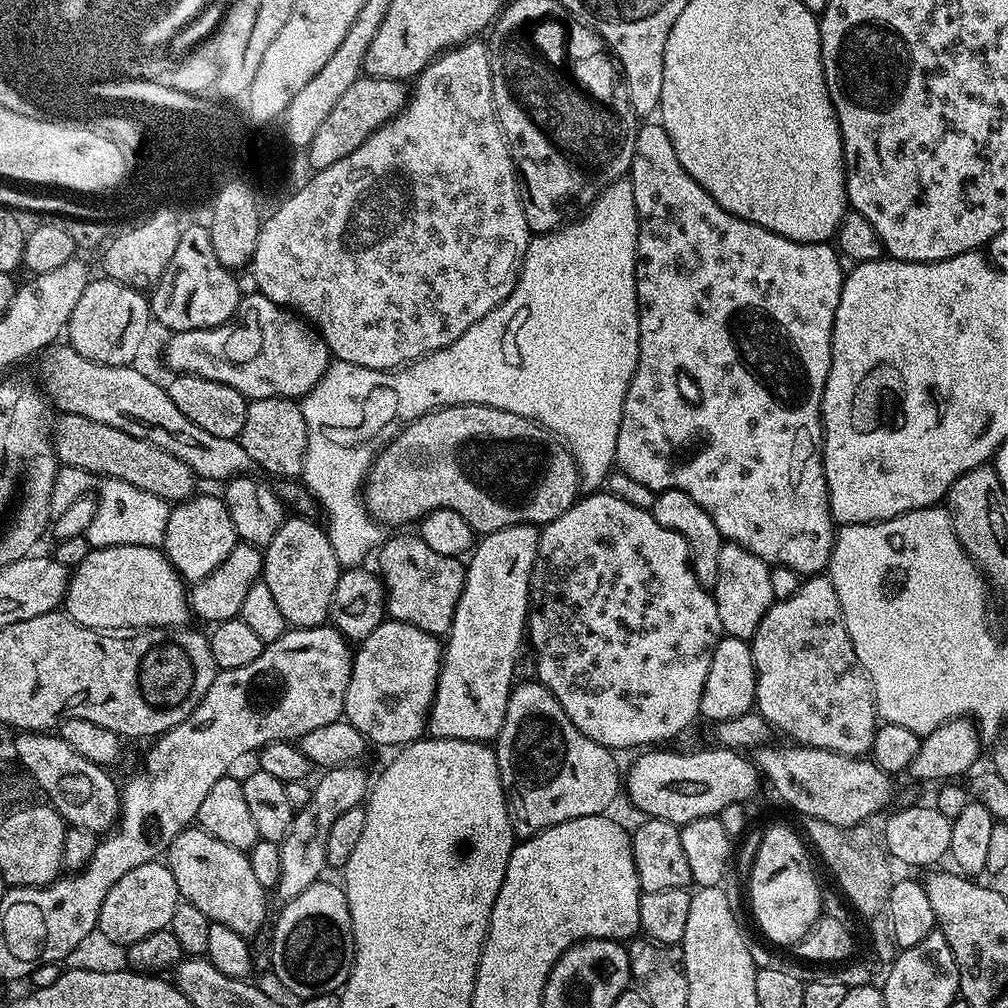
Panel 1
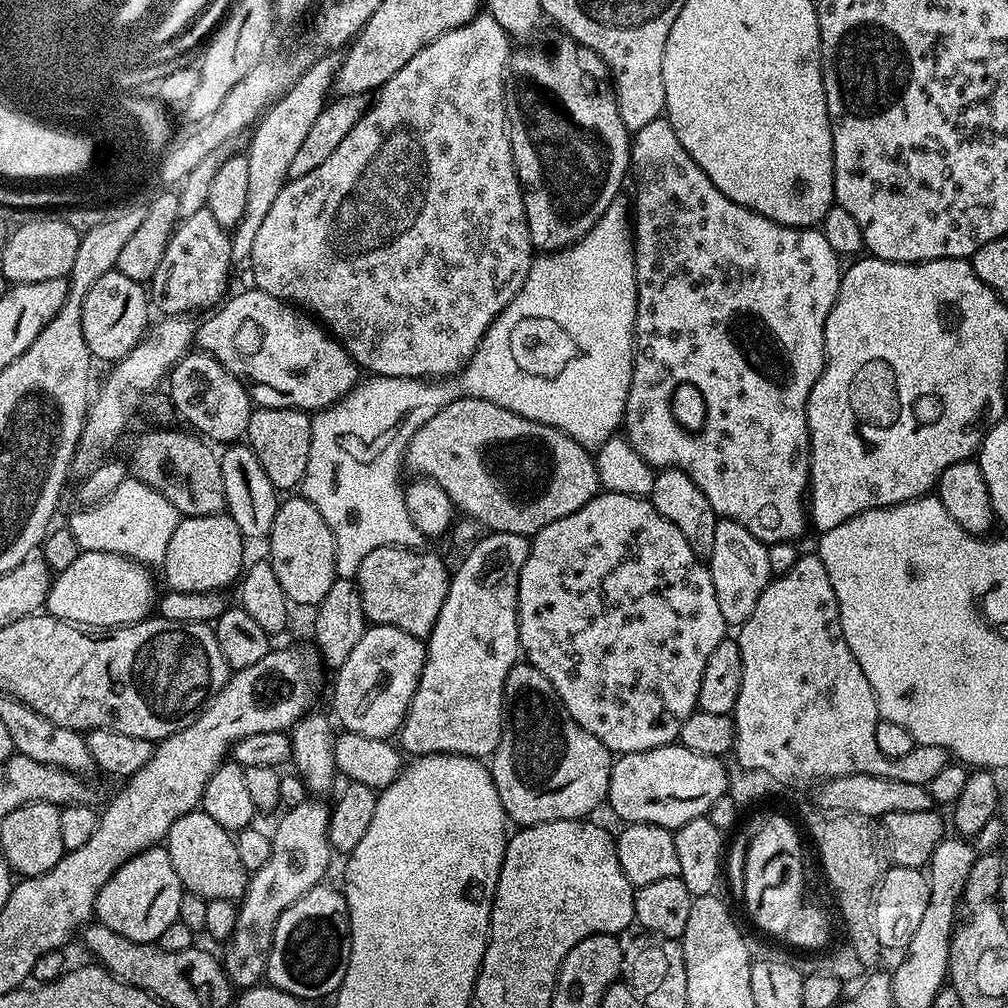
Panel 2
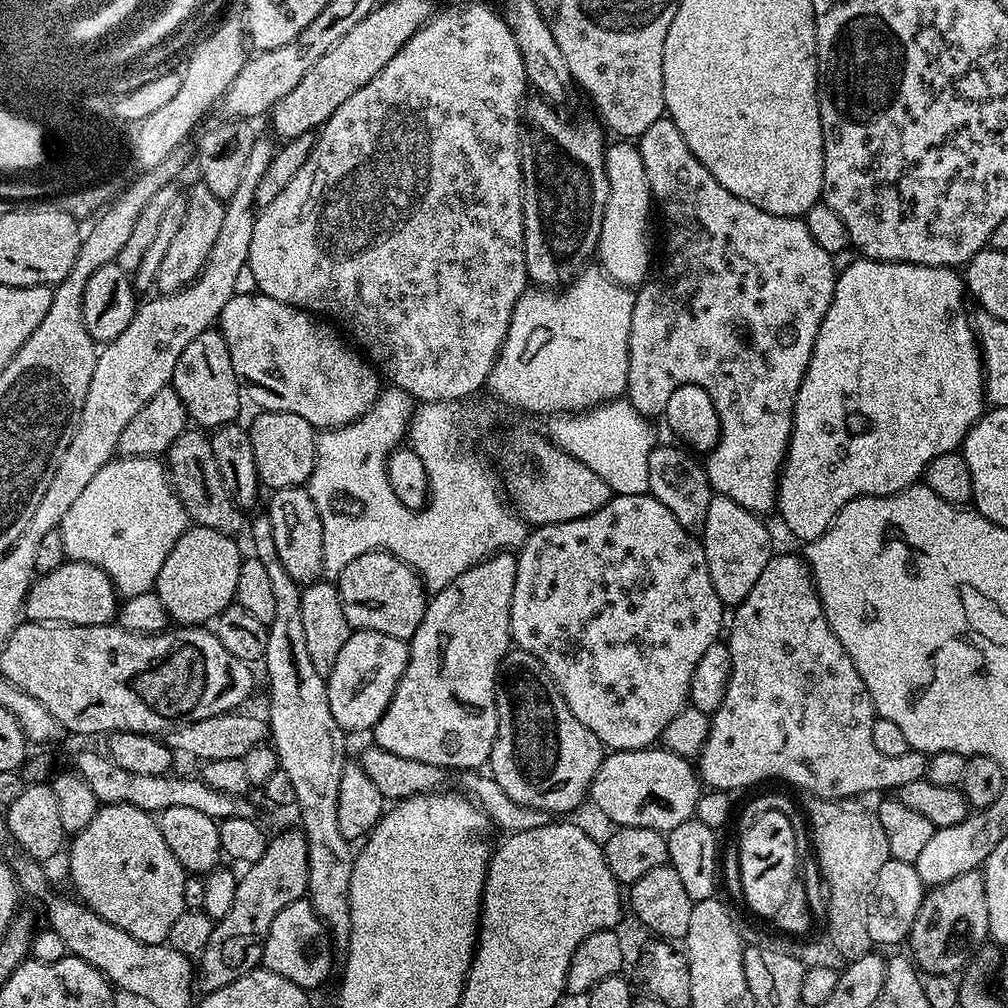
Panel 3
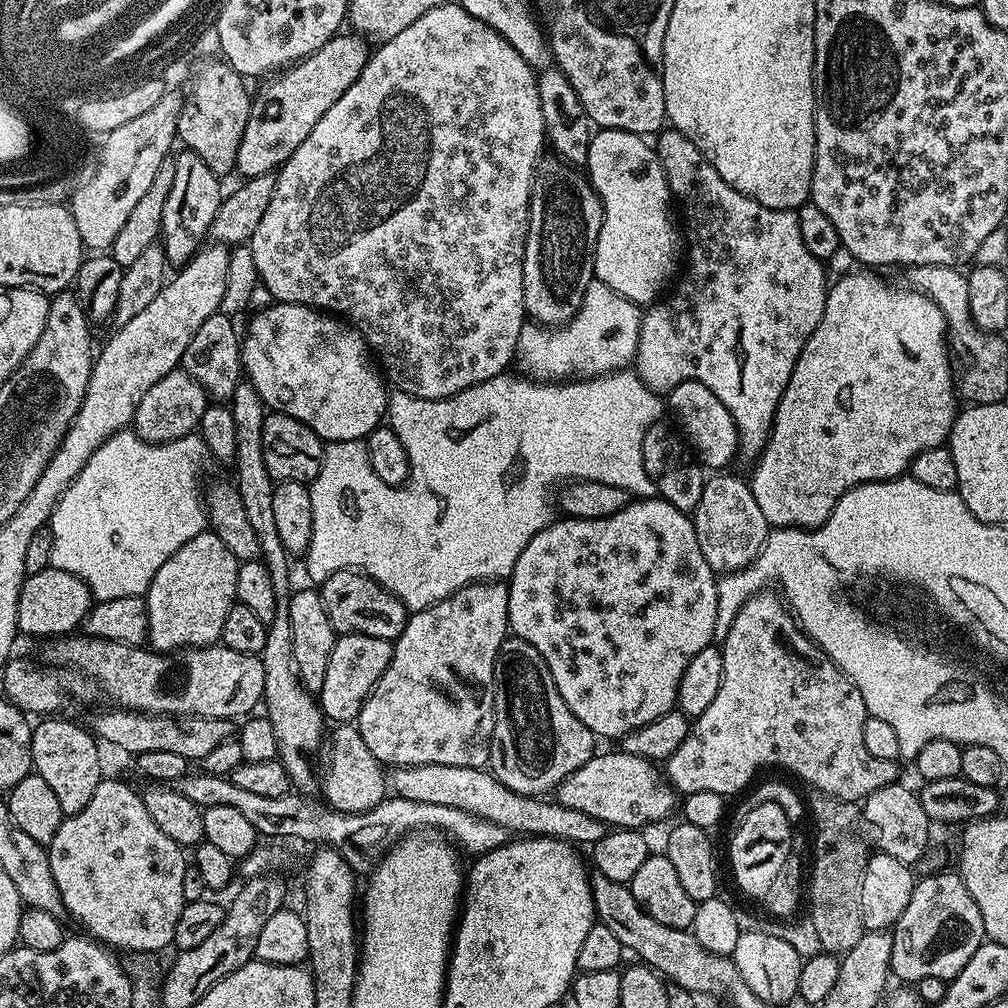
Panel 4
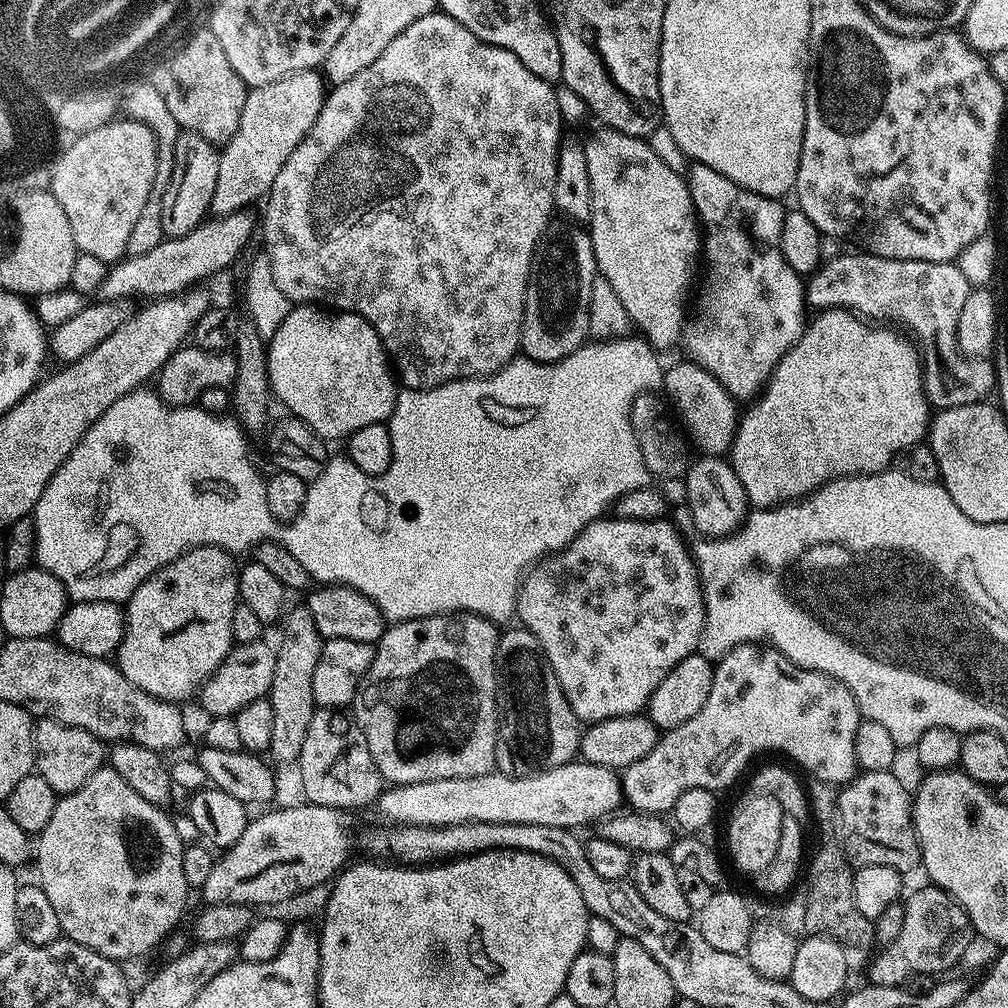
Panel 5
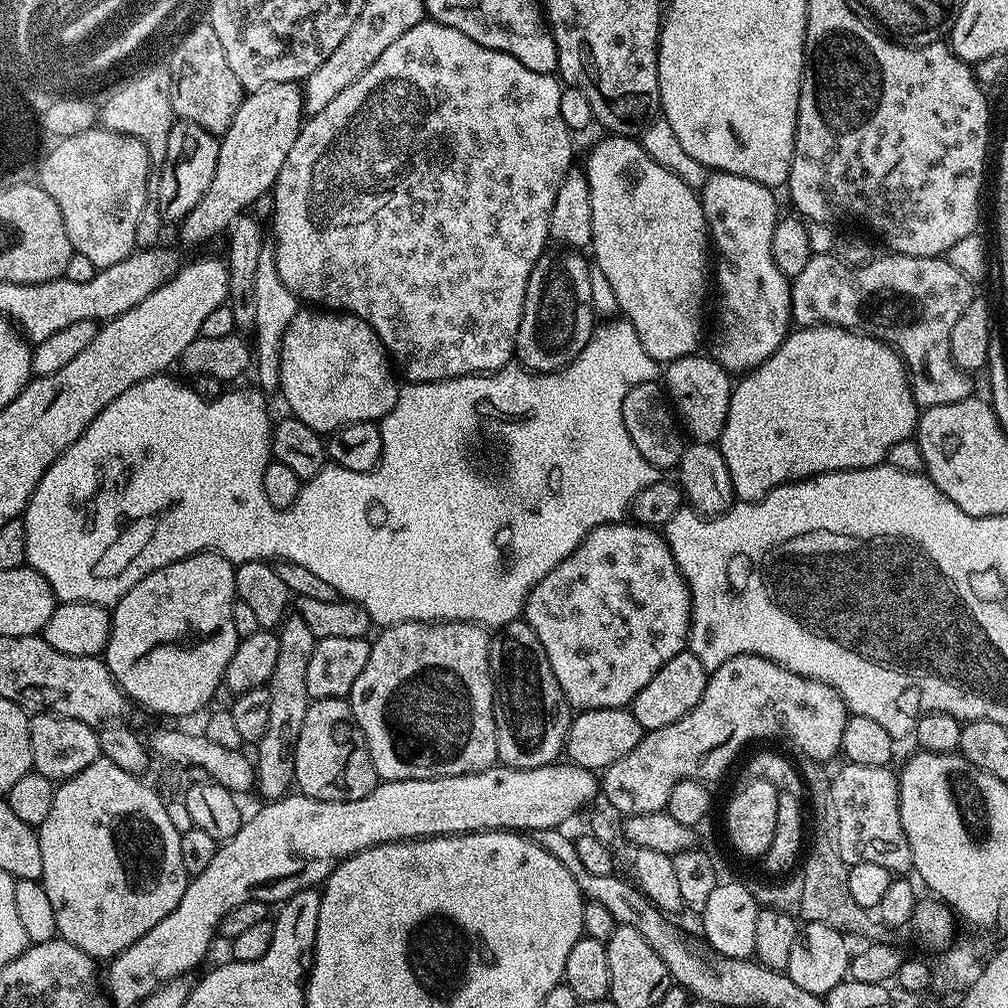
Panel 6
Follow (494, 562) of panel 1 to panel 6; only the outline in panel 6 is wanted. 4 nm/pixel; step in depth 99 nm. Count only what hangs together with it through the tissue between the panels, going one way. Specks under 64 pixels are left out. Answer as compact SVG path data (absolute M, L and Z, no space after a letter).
M467 620L451 622L409 622L394 624L383 629L377 640L371 641L370 658L366 658L366 666L362 674L354 681L354 686L346 698L352 705L352 713L366 738L366 746L370 750L370 758L376 767L376 775L381 781L398 779L438 779L454 775L470 775L493 767L497 763L496 751L496 719L492 713L492 671L488 657L490 636L481 625Z

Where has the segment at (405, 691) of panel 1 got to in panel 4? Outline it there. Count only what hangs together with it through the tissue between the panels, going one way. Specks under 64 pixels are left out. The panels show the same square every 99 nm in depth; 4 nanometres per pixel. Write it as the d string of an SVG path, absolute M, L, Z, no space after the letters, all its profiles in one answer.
M350 632L336 637L334 650L330 650L330 662L326 662L326 678L318 693L320 709L332 722L352 722L359 717L364 699L390 666L393 641L370 638L366 634Z

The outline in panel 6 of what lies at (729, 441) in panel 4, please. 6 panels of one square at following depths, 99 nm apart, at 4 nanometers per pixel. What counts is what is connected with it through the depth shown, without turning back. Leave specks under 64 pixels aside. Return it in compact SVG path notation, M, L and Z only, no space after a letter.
M693 354L667 361L662 387L682 425L683 431L698 444L716 444L726 426L733 377L711 355Z

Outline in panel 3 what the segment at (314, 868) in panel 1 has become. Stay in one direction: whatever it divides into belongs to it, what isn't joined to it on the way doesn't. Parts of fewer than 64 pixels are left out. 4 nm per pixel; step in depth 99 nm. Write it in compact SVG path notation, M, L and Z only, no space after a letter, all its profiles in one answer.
M296 830L296 832L284 832L281 836L273 835L268 841L266 846L266 854L262 854L262 858L258 858L258 862L247 865L243 869L243 874L237 879L237 889L234 890L234 902L229 912L221 920L215 921L212 933L210 934L210 942L206 942L203 952L200 953L198 957L198 988L201 993L207 994L218 990L222 986L230 986L230 982L234 982L238 978L242 978L246 974L250 974L255 968L261 967L264 958L264 940L268 936L268 931L270 930L270 922L274 922L274 918L278 918L278 914L282 910L286 910L286 906L290 906L290 902L295 900L305 899L306 893L308 891L308 844L304 841L303 831Z

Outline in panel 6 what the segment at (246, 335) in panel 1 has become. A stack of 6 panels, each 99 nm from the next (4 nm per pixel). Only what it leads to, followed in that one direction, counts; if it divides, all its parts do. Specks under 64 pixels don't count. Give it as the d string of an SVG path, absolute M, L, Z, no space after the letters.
M308 311L312 312L297 312L281 340L279 391L284 392L284 400L292 411L289 413L321 434L335 434L354 422L383 420L392 411L400 388L376 331L351 314Z

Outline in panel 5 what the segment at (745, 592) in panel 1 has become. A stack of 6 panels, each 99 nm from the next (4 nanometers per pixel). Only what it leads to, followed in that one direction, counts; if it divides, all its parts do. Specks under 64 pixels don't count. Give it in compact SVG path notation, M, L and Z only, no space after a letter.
M704 456L688 469L682 487L688 495L688 512L692 515L692 524L704 535L704 538L730 537L745 523L750 512L748 495L738 482L738 474L727 459L719 456Z

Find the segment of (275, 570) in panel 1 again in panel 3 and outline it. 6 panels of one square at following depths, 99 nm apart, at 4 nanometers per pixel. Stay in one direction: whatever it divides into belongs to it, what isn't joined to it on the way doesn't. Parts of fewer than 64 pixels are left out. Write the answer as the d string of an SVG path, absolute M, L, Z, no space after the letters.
M307 487L278 488L271 493L268 500L266 514L270 518L270 526L274 526L274 546L278 546L278 558L282 566L286 566L286 574L294 578L294 582L301 586L315 584L321 579L324 567L322 566L322 518L320 505L314 502L311 491Z

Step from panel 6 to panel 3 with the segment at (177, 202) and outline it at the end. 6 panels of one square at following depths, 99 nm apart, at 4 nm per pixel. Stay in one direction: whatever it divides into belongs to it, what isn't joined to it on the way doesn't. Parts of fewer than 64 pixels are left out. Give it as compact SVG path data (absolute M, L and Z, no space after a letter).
M196 182L186 192L186 218L182 218L182 226L166 249L166 258L162 258L162 266L158 266L156 288L161 293L177 292L192 284L200 277L200 271L210 258L210 250L214 250L214 242L218 238L218 230L222 227L225 201L219 200L203 182Z

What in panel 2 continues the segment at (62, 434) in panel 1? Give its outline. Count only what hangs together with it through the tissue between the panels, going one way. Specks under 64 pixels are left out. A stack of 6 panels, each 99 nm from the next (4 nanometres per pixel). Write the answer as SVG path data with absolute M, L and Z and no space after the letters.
M183 431L152 432L142 437L132 452L131 479L141 480L146 486L158 490L181 517L209 516L225 511L219 455L215 451L212 453L211 443L191 431Z

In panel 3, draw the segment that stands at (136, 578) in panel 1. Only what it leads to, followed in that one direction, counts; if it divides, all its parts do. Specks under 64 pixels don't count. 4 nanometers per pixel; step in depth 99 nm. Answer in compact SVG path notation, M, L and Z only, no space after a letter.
M68 560L58 570L32 581L28 597L24 599L23 615L32 622L55 622L57 624L107 624L118 616L118 593L112 580L98 566L81 560Z

